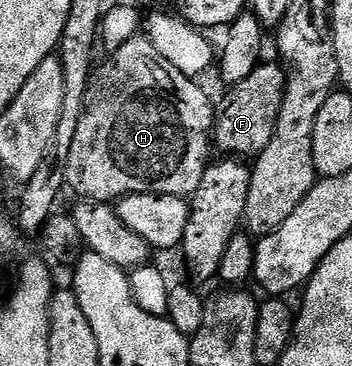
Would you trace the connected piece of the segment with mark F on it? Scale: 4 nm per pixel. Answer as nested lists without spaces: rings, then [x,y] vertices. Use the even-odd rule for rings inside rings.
[[[261,63],[253,75],[249,75],[249,79],[234,82],[232,89],[235,90],[220,103],[216,113],[214,110],[213,145],[218,152],[219,149],[223,152],[220,154],[235,159],[254,159],[269,147],[269,139],[273,139],[281,113],[288,79],[288,70],[279,65]]]

